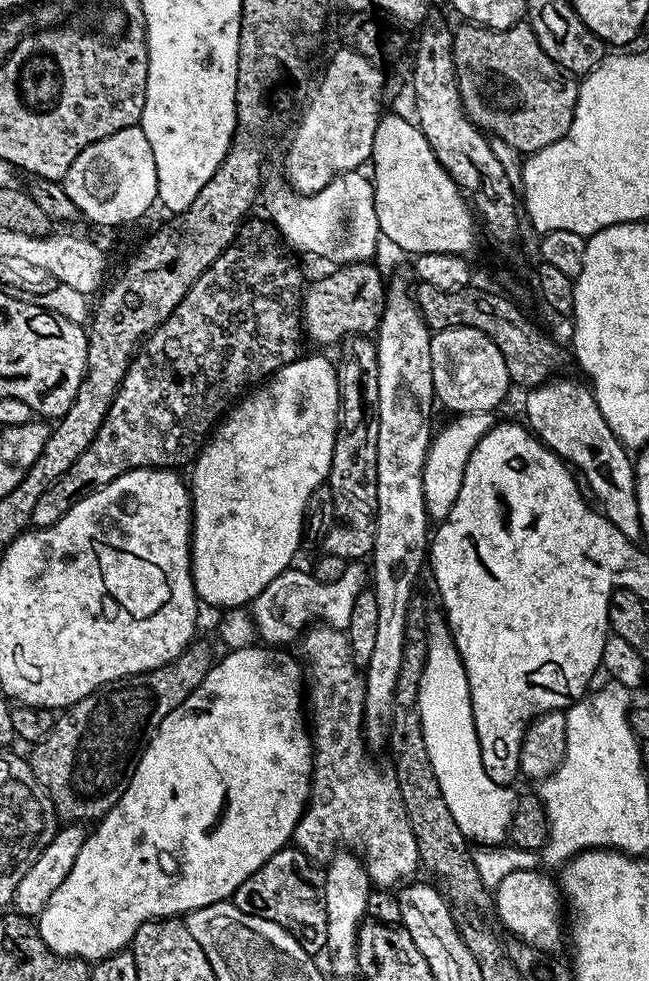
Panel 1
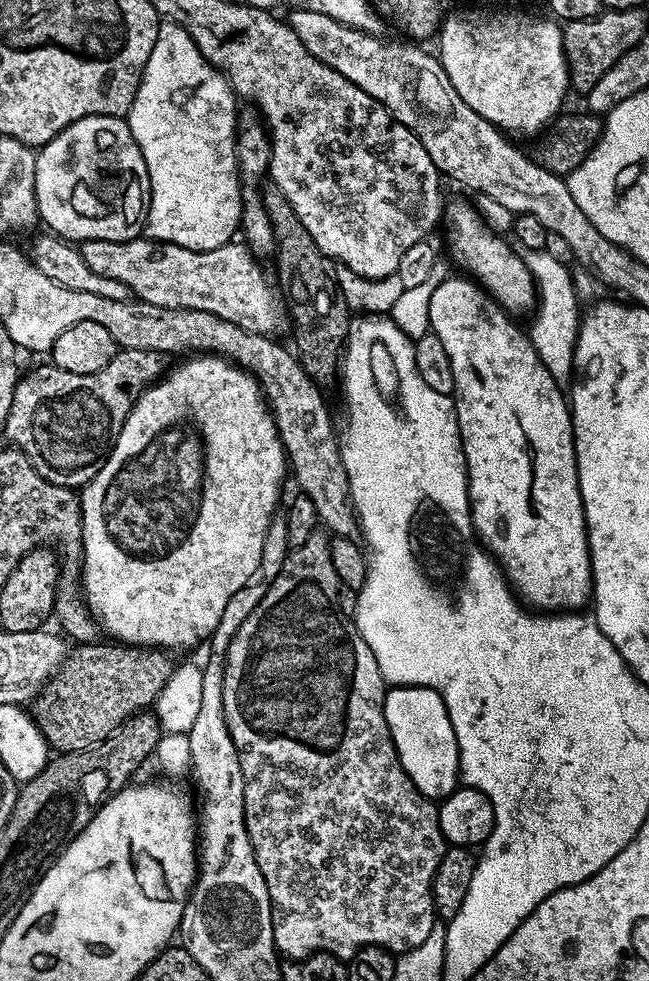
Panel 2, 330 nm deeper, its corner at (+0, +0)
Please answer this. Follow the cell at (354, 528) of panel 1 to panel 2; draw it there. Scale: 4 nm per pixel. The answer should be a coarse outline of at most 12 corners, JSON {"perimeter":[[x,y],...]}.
{"perimeter":[[317,530],[224,655],[276,951],[403,954],[437,805]]}

